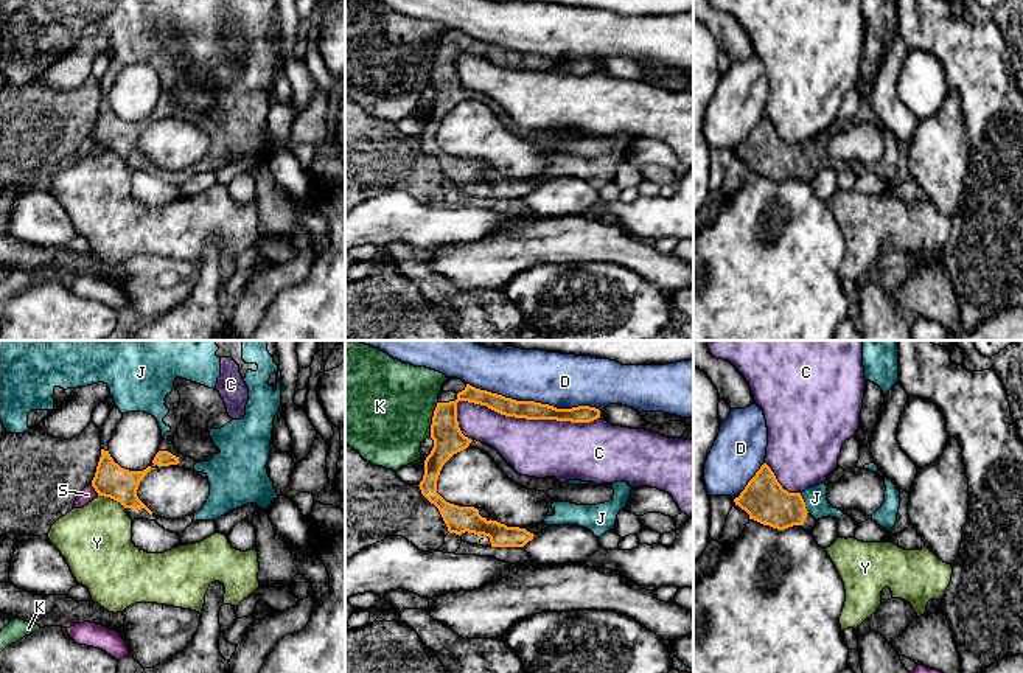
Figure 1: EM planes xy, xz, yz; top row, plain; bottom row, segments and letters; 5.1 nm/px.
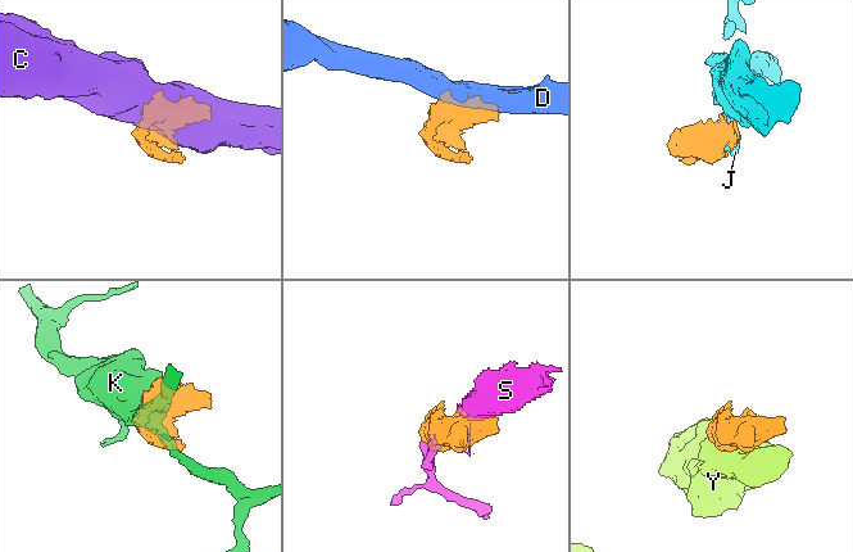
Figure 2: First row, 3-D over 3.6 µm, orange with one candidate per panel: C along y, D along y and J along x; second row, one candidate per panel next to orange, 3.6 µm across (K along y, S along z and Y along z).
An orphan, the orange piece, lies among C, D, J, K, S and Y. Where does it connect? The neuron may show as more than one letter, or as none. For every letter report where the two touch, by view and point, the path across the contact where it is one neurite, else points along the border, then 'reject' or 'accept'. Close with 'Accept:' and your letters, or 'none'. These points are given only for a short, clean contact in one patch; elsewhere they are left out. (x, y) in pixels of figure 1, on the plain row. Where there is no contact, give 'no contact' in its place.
C: contact xz (527, 70); reject
D: contact xz (534, 53); reject
J: contact yz (804, 154); accept
K: contact xz (432, 70); reject
S: contact xy (95, 142); reject
Y: contact xy (112, 149); border xy (98, 146), (115, 151), (125, 160); reject
Accept: J

